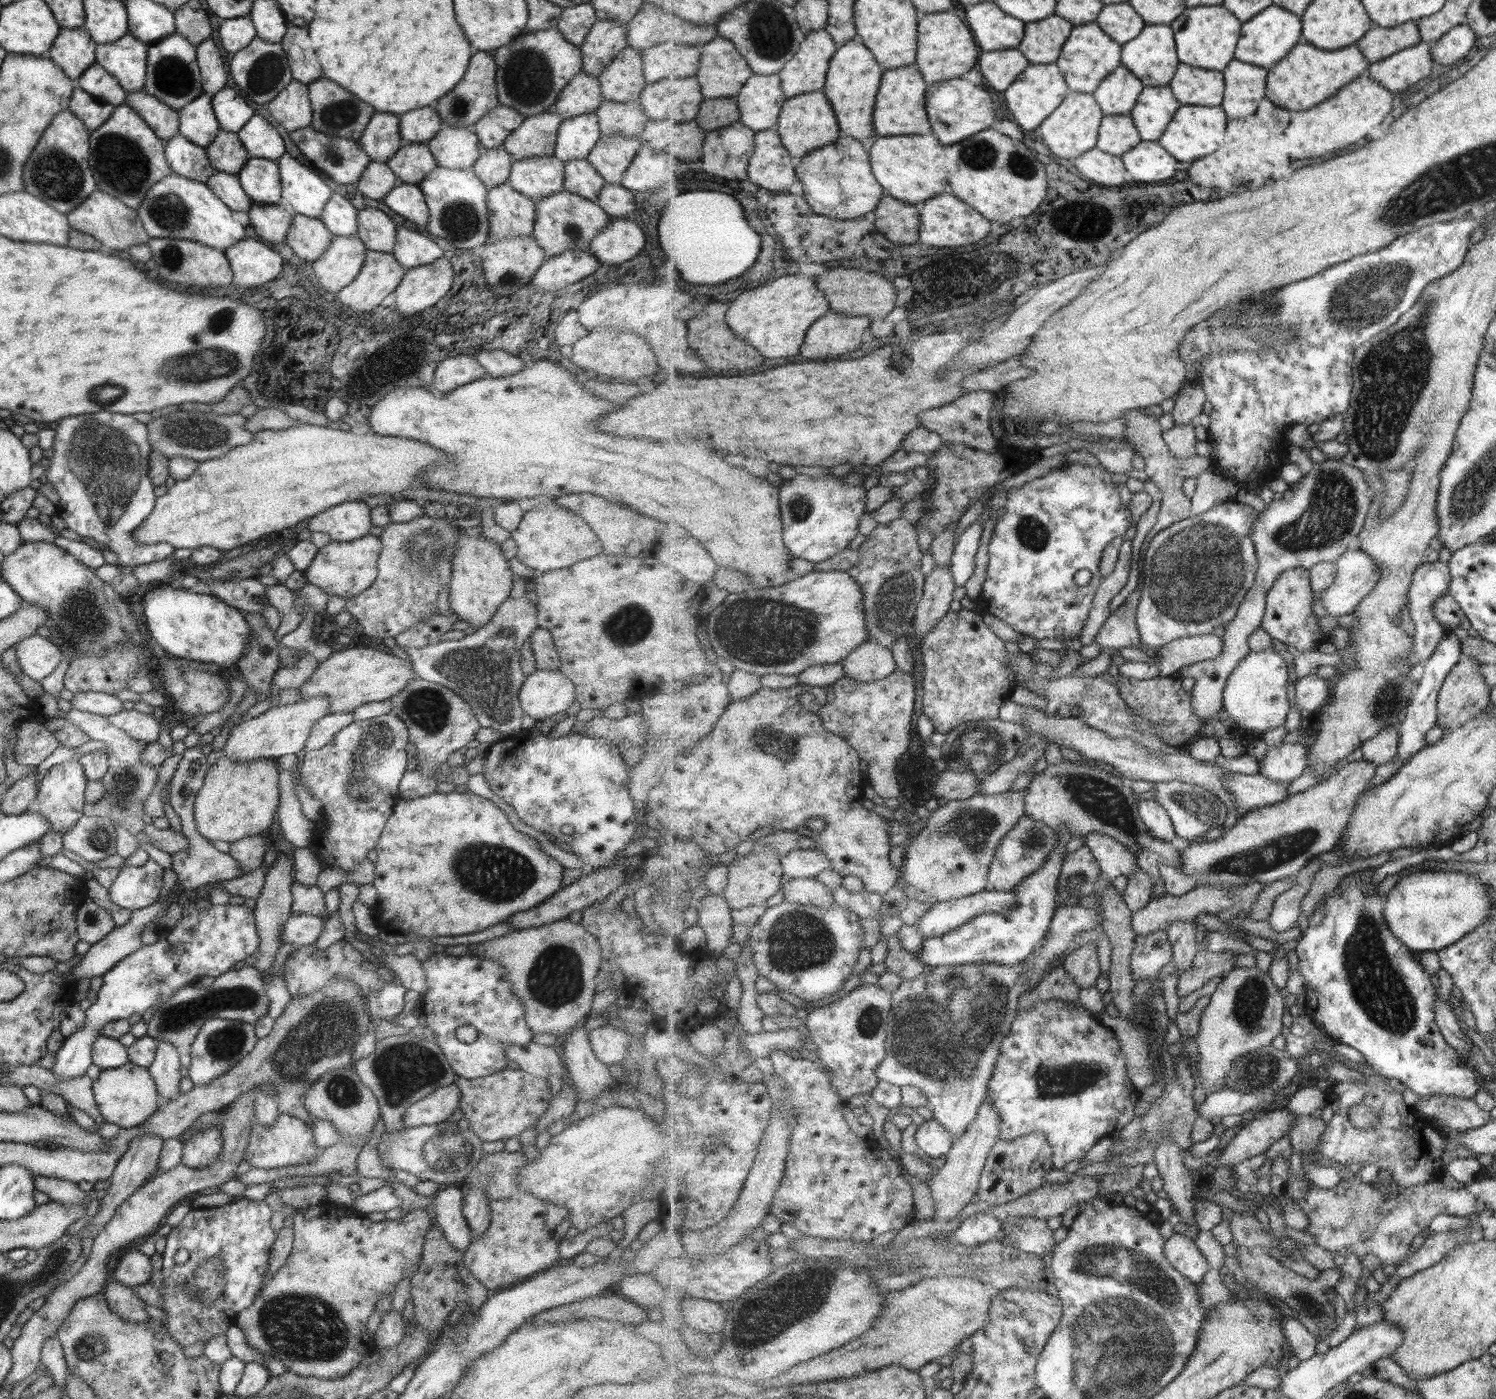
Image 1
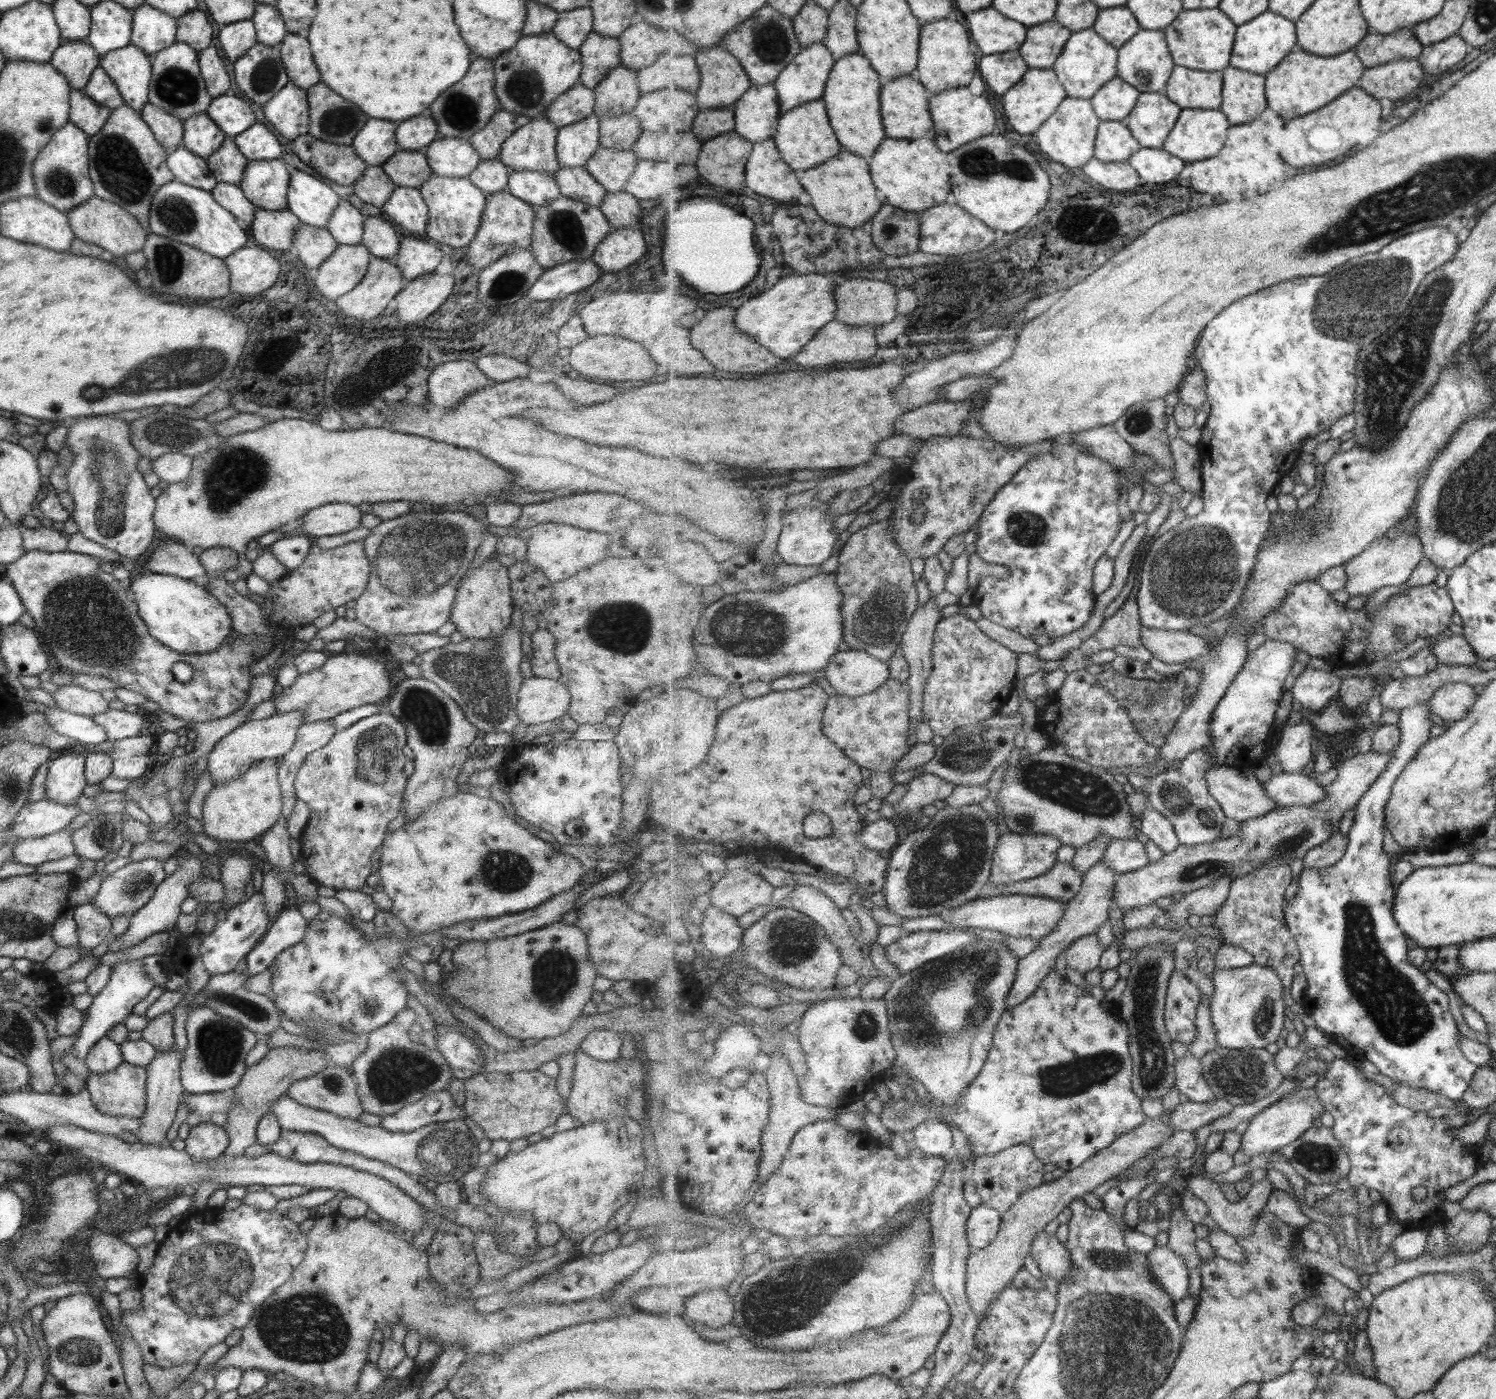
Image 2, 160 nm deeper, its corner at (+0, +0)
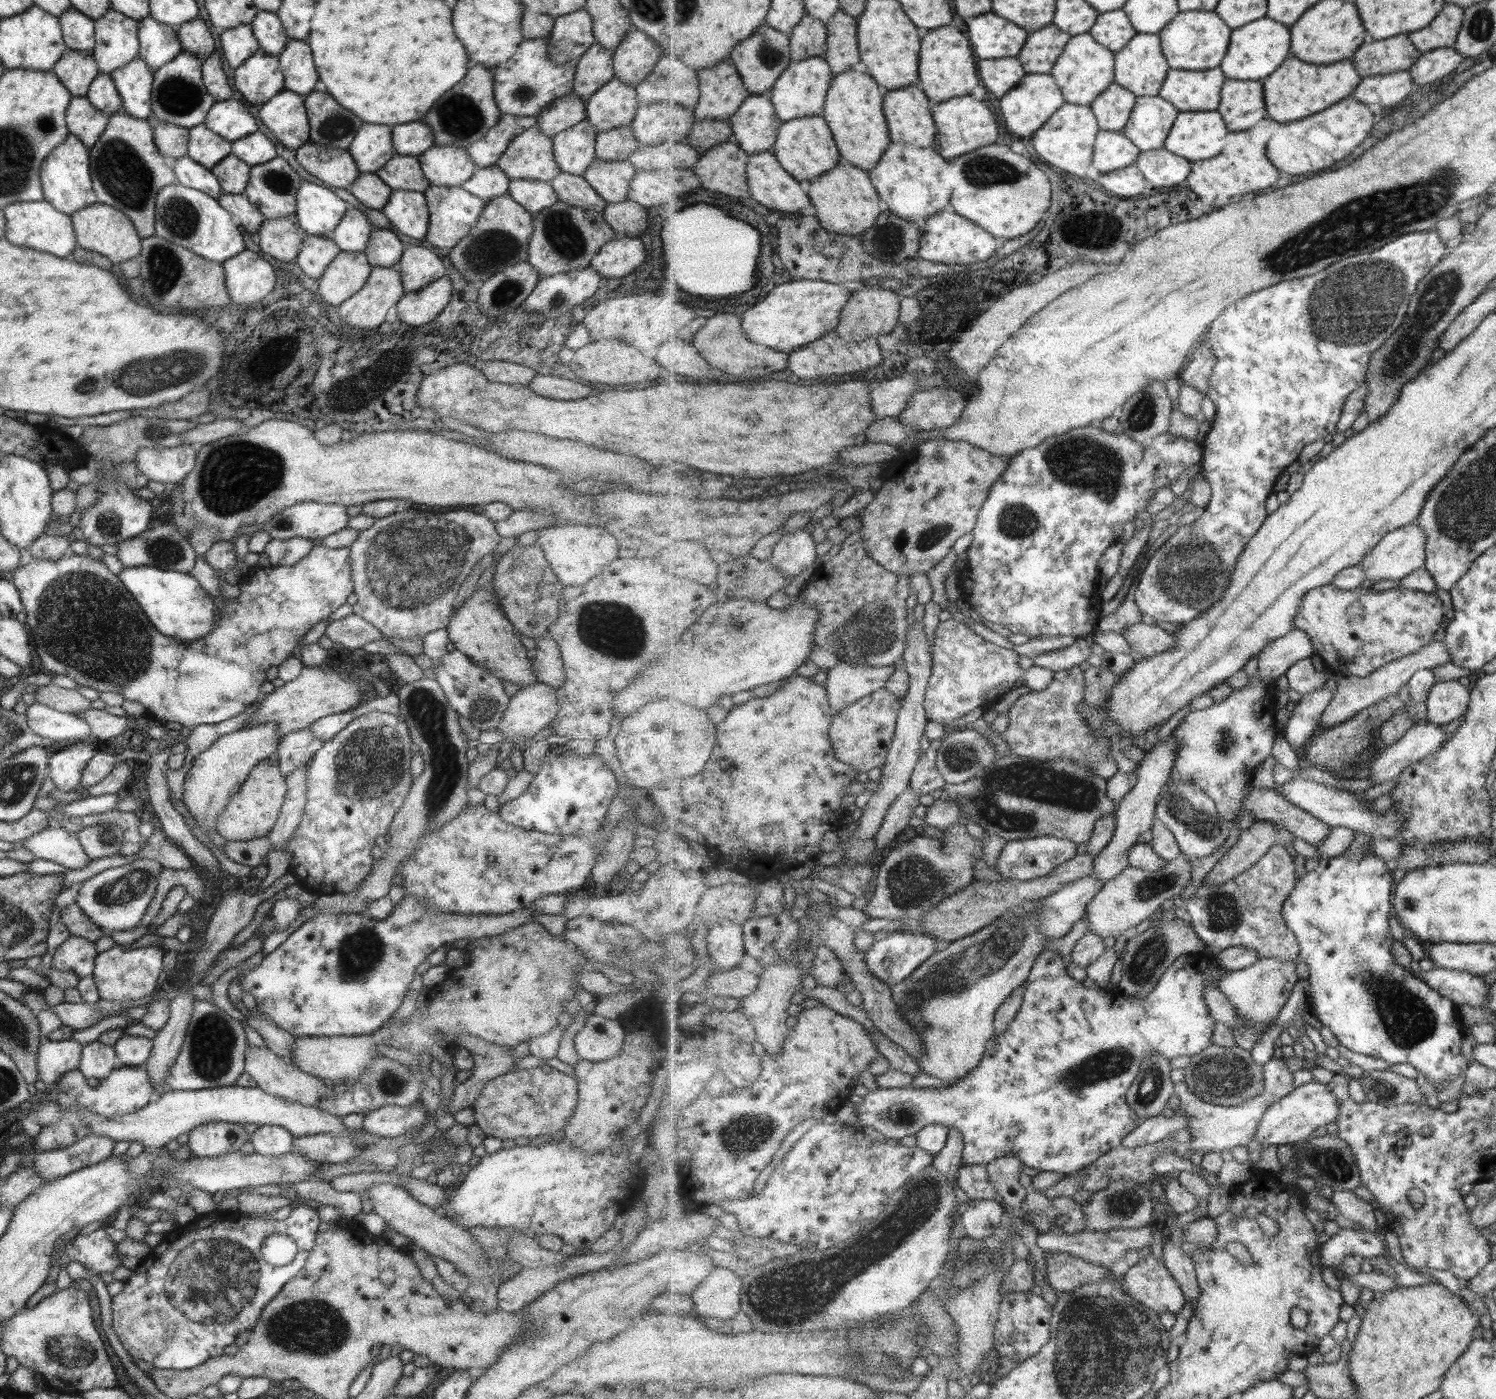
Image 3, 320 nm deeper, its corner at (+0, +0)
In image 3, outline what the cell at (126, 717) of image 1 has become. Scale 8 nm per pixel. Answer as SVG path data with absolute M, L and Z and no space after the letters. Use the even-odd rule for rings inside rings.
M87 709L74 714L80 718L91 731L91 736L100 741L100 746L110 738L128 730L126 716L114 716L103 711L103 709Z

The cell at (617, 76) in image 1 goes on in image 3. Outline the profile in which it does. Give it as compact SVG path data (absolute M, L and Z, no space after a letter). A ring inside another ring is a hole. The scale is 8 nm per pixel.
M613 77L593 93L584 105L585 119L599 133L620 126L630 126L638 102L635 90L625 87Z

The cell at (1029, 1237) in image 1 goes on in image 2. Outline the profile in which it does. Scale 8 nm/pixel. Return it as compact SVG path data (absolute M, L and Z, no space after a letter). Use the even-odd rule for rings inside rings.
M1040 1232L1032 1244L1031 1256L1042 1273L1058 1282L1070 1276L1074 1268L1069 1249L1055 1235Z

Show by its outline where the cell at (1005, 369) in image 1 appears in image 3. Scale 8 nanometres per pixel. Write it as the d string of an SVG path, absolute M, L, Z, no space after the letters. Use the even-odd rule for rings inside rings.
M934 387L915 393L898 419L920 431L945 430L960 419L962 401L967 395L950 387Z

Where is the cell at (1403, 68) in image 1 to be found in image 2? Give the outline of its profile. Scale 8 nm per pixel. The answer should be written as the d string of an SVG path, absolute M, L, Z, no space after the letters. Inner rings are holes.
M1418 58L1394 60L1375 68L1368 68L1358 87L1375 99L1387 98L1398 104L1401 98L1419 88L1425 73Z

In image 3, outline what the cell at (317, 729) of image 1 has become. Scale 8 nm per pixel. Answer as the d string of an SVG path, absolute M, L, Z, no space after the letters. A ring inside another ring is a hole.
M308 729L291 732L278 740L277 758L281 776L287 776L299 765L305 764L323 742Z

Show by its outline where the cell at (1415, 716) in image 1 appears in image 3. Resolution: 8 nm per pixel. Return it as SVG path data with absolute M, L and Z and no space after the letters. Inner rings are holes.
M1356 832L1355 840L1349 848L1351 853L1329 859L1322 858L1316 864L1309 865L1307 873L1299 879L1296 887L1293 889L1292 895L1286 900L1283 908L1283 916L1289 929L1293 930L1296 938L1300 942L1300 960L1308 966L1310 971L1307 979L1311 984L1309 1010L1317 1015L1321 1024L1329 1027L1333 1031L1333 1034L1340 1040L1340 1044L1349 1051L1360 1055L1367 1055L1375 1059L1382 1059L1391 1065L1409 1064L1420 1073L1420 1078L1426 1077L1428 1082L1437 1088L1443 1083L1452 1081L1457 1075L1463 1075L1469 1066L1465 1058L1459 1054L1459 1042L1461 1042L1461 1028L1463 1026L1457 1020L1457 1005L1455 1003L1449 1000L1448 997L1441 995L1439 991L1429 987L1429 984L1425 983L1423 979L1417 978L1408 968L1395 962L1391 948L1393 948L1393 944L1397 941L1393 938L1391 928L1389 928L1389 916L1395 916L1393 906L1395 885L1392 874L1389 873L1389 868L1387 868L1387 864L1385 864L1383 858L1378 856L1374 850L1367 847L1374 840L1375 838L1372 837L1372 834Z

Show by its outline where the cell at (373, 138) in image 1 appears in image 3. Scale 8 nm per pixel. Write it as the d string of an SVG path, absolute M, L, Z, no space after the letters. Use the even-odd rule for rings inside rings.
M361 124L347 151L360 173L375 173L395 155L390 128L379 124Z

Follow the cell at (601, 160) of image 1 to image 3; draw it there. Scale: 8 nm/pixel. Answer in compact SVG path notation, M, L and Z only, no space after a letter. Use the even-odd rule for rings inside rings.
M594 157L582 177L606 204L615 204L626 200L634 173L629 161L605 162Z

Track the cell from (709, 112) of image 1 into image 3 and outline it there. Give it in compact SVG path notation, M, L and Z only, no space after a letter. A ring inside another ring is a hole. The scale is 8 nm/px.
M697 120L692 126L687 142L702 156L710 148L732 139L734 139L734 132L729 120Z

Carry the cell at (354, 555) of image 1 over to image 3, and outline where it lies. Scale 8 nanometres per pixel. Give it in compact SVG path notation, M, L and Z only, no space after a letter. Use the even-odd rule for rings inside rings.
M319 545L314 546L307 556L295 564L253 567L243 577L245 580L237 584L239 596L217 603L209 632L193 642L189 641L191 654L187 658L191 660L191 678L177 672L181 648L185 654L187 643L157 632L117 576L109 572L99 559L70 553L54 561L32 558L27 564L13 570L11 583L25 610L24 625L37 646L35 655L47 672L53 676L68 676L78 686L88 686L99 693L122 694L124 700L141 704L145 715L153 720L163 724L179 722L181 727L191 729L201 724L218 724L233 718L260 699L260 689L267 686L267 670L291 658L291 652L301 637L317 622L326 620L353 592L349 561L348 548L333 549Z

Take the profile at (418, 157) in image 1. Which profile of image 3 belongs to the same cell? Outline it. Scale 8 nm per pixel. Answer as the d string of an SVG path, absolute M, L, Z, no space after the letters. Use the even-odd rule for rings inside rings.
M395 153L375 173L392 191L422 193L429 186L429 181L420 169L417 156L401 156Z

